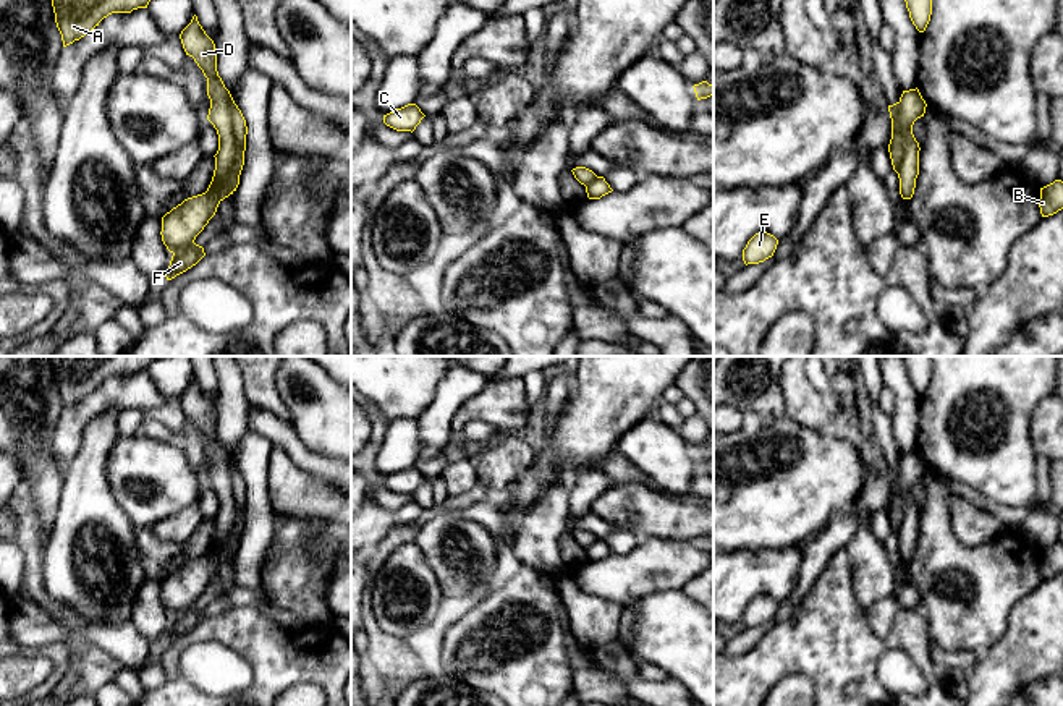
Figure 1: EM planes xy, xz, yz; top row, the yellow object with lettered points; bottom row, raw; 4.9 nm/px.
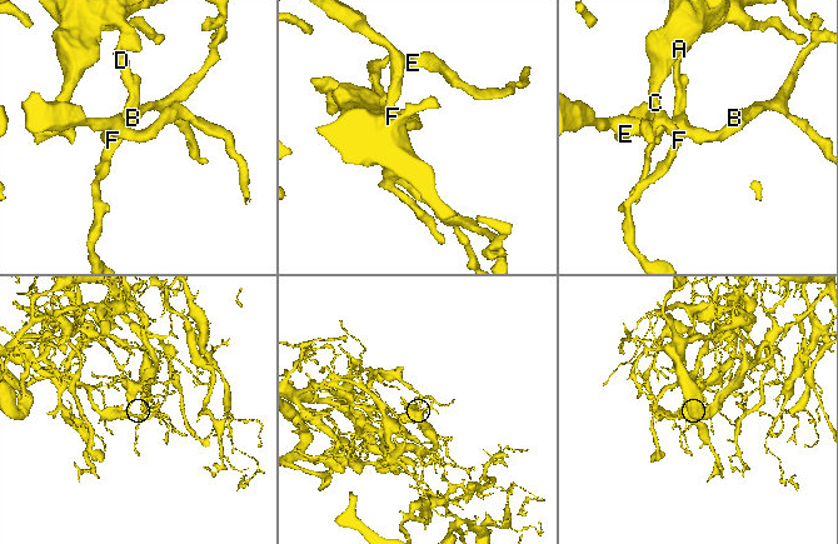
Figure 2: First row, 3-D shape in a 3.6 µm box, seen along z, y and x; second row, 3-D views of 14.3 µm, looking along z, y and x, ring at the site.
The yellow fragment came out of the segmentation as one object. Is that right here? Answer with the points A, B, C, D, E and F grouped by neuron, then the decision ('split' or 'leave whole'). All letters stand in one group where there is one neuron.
groups A C D F / B E; split

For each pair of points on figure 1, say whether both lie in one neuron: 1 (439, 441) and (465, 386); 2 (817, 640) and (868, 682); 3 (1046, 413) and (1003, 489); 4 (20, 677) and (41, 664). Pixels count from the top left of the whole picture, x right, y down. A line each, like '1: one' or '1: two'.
1: one
2: one
3: two
4: one

